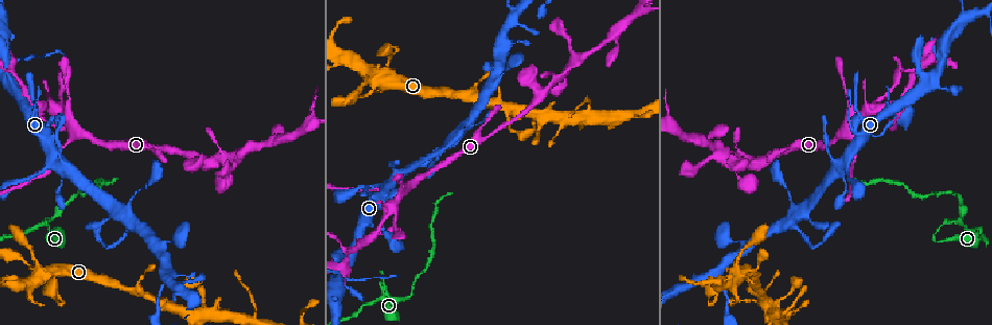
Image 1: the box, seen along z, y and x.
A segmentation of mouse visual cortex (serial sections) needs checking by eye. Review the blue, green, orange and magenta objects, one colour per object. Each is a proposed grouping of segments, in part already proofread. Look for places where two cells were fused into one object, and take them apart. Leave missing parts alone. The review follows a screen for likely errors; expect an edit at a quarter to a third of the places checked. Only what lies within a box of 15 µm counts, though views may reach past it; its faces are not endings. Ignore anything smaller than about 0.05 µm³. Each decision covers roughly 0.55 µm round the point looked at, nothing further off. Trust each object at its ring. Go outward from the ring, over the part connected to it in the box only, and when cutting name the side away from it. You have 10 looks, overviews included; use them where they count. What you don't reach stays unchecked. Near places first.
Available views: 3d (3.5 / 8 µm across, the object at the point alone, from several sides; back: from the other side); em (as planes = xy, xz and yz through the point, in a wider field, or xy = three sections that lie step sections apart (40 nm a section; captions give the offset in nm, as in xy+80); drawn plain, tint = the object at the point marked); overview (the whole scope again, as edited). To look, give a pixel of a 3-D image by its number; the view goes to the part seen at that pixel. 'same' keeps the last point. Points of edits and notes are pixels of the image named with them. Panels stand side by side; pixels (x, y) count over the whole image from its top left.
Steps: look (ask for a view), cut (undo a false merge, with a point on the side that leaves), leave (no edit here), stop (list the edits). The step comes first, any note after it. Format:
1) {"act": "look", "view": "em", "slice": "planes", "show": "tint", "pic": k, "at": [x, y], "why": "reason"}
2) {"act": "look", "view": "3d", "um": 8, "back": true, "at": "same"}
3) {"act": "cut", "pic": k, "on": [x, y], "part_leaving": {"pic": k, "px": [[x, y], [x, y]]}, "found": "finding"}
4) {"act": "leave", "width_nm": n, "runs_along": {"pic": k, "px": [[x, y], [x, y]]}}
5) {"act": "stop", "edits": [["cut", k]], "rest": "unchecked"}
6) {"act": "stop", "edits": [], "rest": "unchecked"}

{"act": "look", "view": "3d", "um": 3.5, "pic": 1, "at": [77, 133], "why": "three arms meet"}

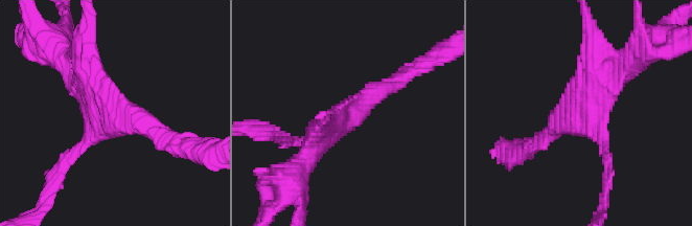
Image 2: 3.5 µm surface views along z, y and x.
{"act": "leave", "arm_widths_nm": [200, 200, 400], "runs_along": {"pic": 2, "px": [[406, 75], [344, 117], [313, 155]]}, "found": "all the same cell"}

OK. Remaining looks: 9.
{"act": "look", "view": "3d", "um": 3.5, "pic": 1, "at": [389, 208], "why": "a narrow waist"}

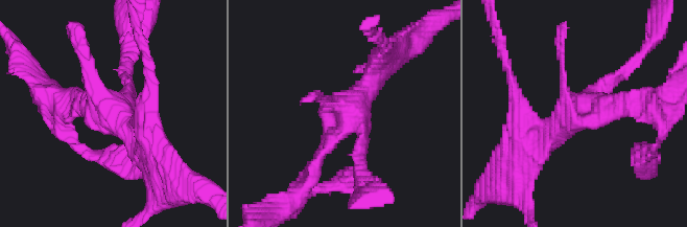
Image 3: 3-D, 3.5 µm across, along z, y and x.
{"act": "look", "view": "em", "slice": "xy", "step": 2, "show": "tint", "pic": 3, "at": [348, 122]}

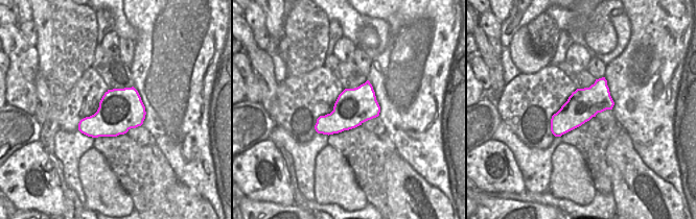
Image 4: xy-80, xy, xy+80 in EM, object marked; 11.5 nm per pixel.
{"act": "leave", "runs_along": {"pic": 3, "px": [[381, 71], [349, 107], [313, 176]]}, "found": "all the same cell"}

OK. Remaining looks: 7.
{"act": "look", "view": "3d", "um": 3.5, "back": true, "pic": 1, "at": [6, 281]}

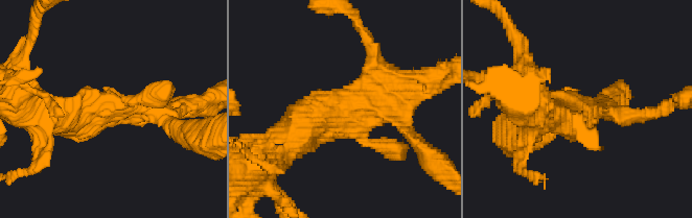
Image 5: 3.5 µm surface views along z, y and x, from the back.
{"act": "look", "view": "em", "slice": "xy", "step": 1, "show": "tint", "pic": 5, "at": [343, 100], "why": "need the tissue"}

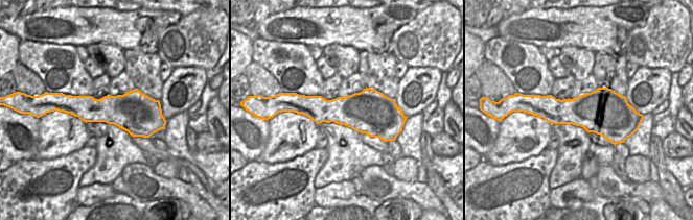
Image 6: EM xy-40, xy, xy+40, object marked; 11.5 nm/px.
{"act": "leave", "arm_widths_nm": [150, 250, 300, 300], "runs_along": {"pic": 5, "px": [[279, 156], [369, 90], [375, 66]]}, "found": "continuous, no second cell"}

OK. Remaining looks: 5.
{"act": "look", "view": "3d", "um": 3.5, "pic": 1, "at": [53, 286], "why": "thin neck"}

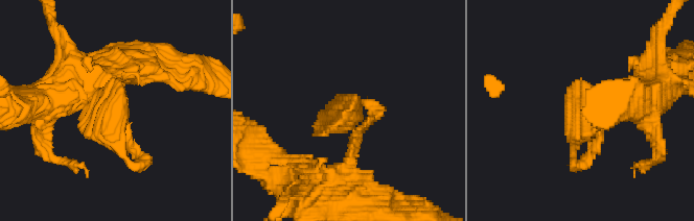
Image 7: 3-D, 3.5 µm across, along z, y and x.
{"act": "look", "view": "em", "slice": "xy", "step": 1, "show": "tint", "pic": 7, "at": [120, 109]}

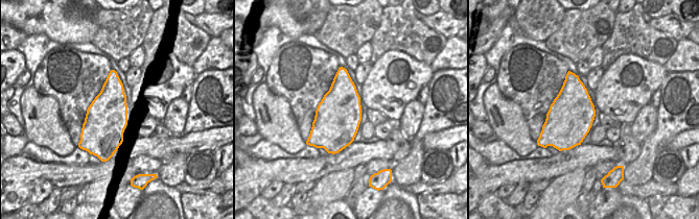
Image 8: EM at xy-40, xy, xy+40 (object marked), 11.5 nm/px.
{"act": "leave", "found": "one cell here"}

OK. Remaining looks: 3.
{"act": "stop", "edits": [], "rest": "unchecked"}

